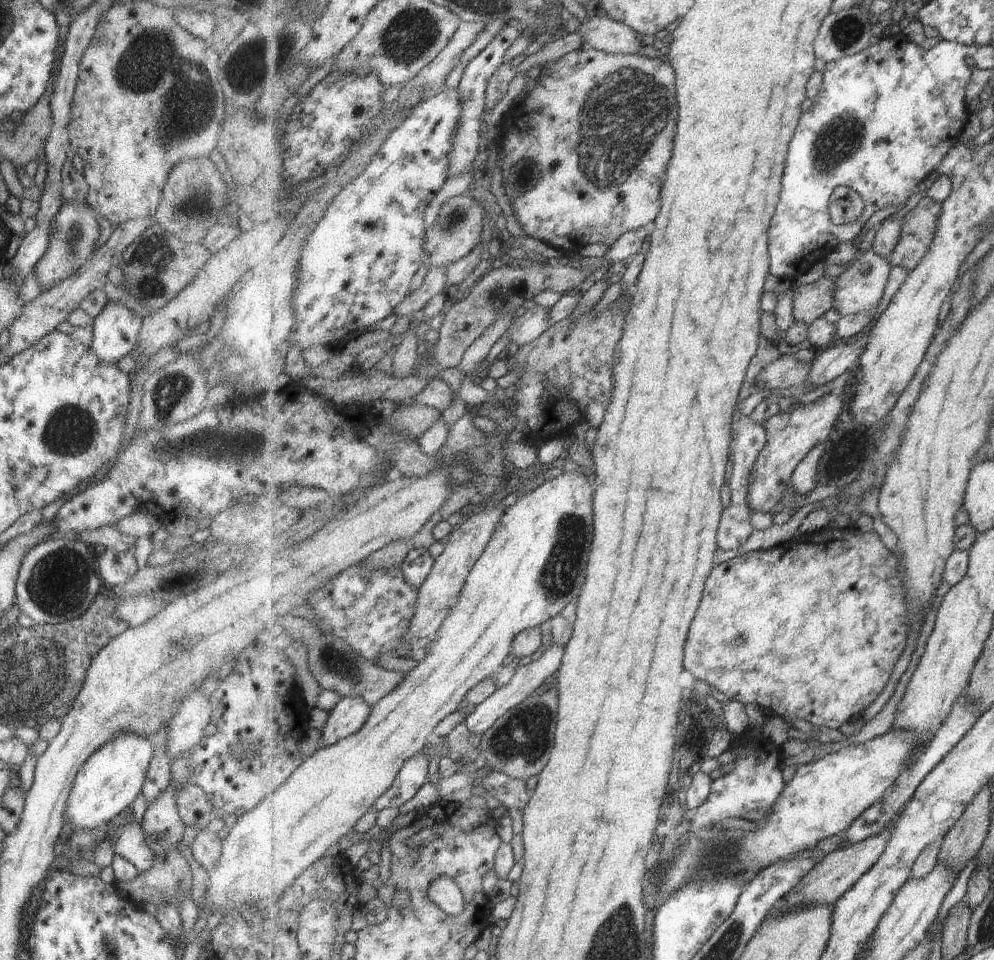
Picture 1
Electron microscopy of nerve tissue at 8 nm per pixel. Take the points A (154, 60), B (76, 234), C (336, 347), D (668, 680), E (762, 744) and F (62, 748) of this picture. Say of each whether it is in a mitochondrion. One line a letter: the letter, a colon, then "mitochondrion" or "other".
A: mitochondrion
B: mitochondrion
C: other
D: other
E: other
F: other

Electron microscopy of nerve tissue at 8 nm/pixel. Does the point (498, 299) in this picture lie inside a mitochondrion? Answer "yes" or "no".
yes

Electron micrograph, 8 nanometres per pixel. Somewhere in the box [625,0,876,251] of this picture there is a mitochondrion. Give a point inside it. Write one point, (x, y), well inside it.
(838, 141)

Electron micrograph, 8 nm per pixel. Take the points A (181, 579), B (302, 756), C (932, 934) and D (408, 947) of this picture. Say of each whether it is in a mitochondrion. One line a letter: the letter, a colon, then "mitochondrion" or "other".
A: mitochondrion
B: other
C: other
D: other

